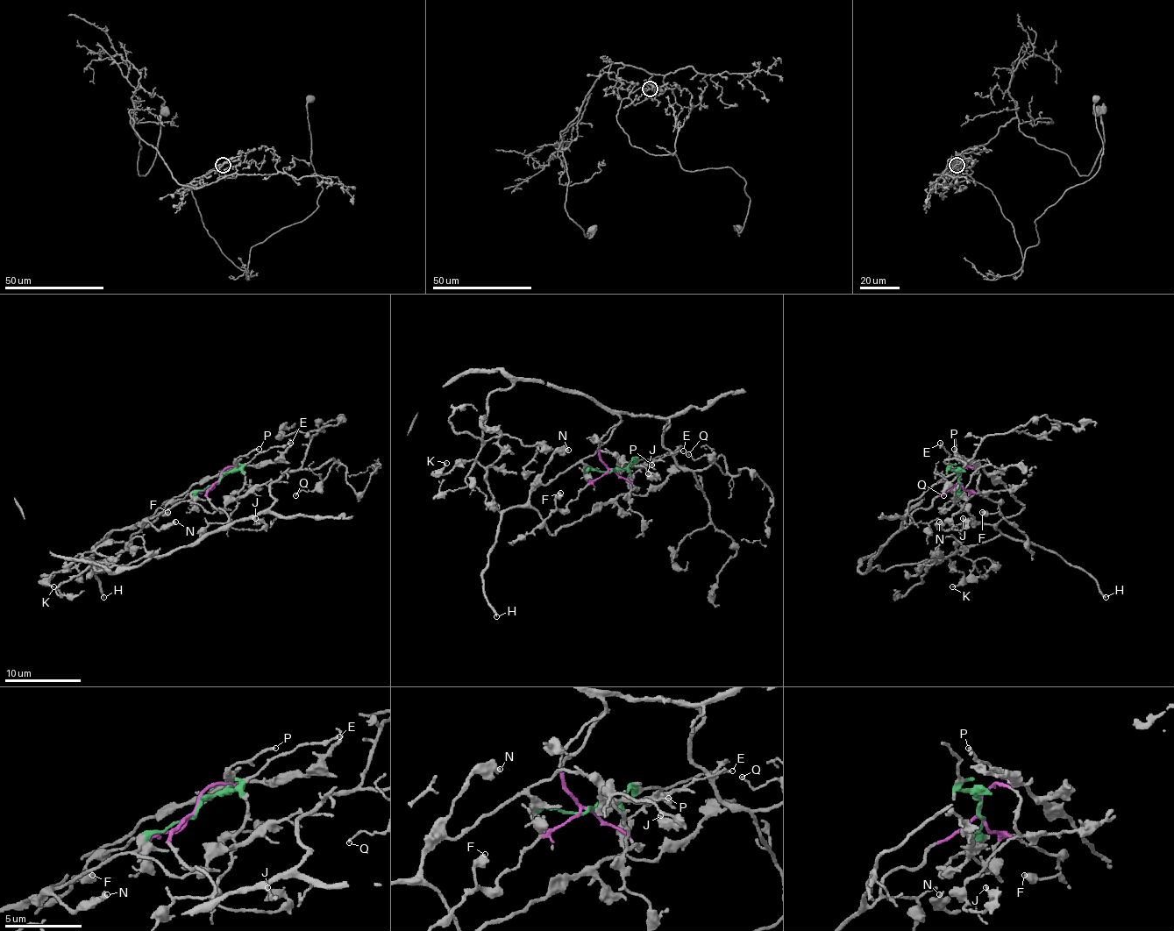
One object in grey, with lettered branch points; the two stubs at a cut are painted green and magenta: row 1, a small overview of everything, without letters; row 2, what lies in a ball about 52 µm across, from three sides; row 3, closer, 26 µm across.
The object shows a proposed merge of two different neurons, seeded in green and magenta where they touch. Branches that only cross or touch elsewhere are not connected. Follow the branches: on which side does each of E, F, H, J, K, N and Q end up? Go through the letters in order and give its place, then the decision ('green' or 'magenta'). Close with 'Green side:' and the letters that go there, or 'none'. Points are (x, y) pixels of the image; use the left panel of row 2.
E: at (290, 443); green
F: at (167, 512); magenta
H: at (103, 597); green
J: at (255, 518); magenta
K: at (53, 586); green
N: at (175, 522); green
Q: at (295, 495); magenta
Green side: E, H, K, N

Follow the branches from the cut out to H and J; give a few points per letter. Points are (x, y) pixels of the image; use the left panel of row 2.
H: (220, 479), (130, 529), (117, 529), (103, 542), (89, 557), (103, 598)
J: (218, 479), (228, 467), (238, 467), (243, 473), (245, 485), (230, 525), (260, 529), (262, 525), (254, 517)

